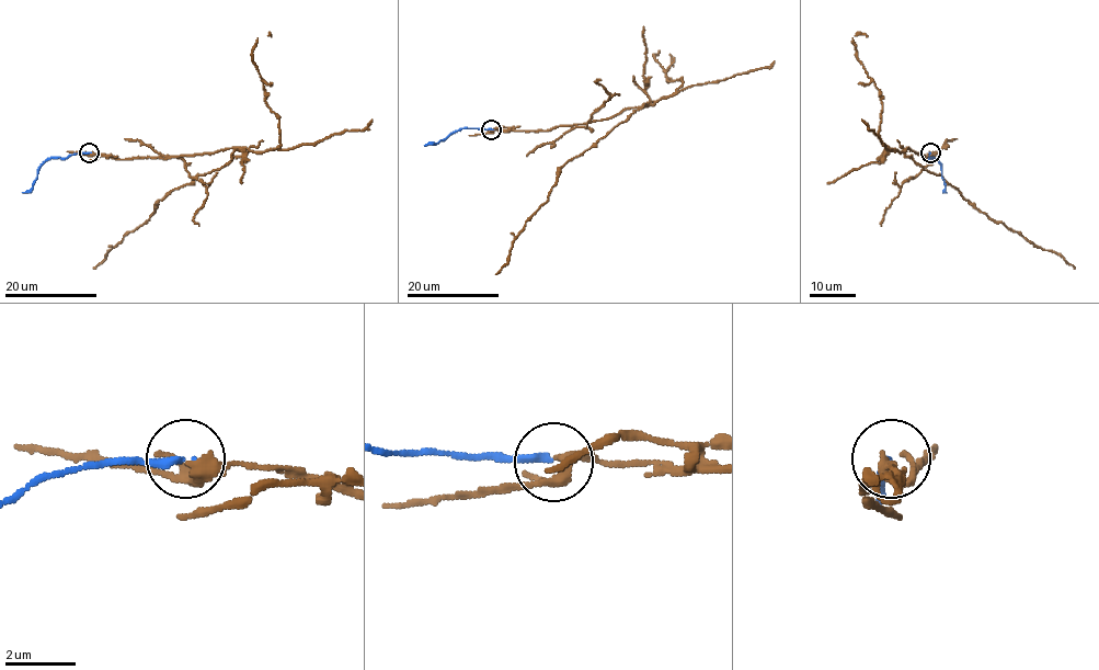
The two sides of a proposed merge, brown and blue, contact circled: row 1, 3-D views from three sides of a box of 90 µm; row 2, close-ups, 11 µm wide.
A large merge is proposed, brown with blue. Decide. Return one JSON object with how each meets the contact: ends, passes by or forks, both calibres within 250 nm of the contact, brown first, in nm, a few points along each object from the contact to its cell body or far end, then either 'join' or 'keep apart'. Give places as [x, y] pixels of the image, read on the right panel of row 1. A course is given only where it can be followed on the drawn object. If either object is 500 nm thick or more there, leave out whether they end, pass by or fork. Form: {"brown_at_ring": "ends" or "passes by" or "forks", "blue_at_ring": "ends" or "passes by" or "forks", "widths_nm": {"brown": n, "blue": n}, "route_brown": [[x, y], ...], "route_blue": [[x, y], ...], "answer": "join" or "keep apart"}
{"brown_at_ring": "forks", "blue_at_ring": "ends", "widths_nm": {"brown": 200, "blue": 200}, "route_brown": [[930, 154], [931, 159], [906, 149], [906, 157], [939, 174], [991, 219], [1043, 250], [1056, 252], [1075, 269]], "route_blue": [[930, 152], [929, 158], [935, 158], [941, 166], [947, 192]], "answer": "keep apart"}

